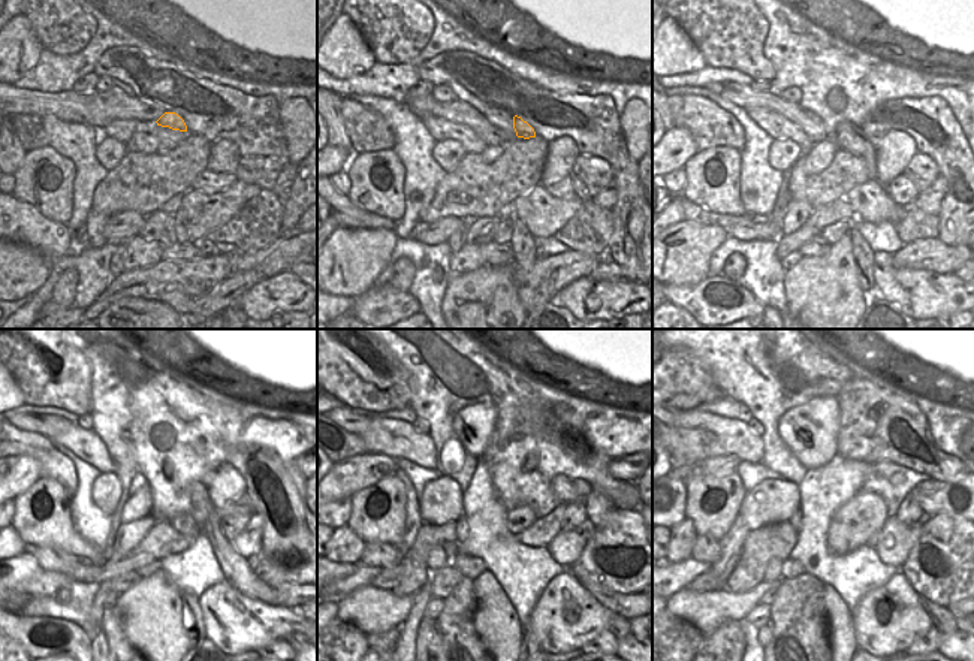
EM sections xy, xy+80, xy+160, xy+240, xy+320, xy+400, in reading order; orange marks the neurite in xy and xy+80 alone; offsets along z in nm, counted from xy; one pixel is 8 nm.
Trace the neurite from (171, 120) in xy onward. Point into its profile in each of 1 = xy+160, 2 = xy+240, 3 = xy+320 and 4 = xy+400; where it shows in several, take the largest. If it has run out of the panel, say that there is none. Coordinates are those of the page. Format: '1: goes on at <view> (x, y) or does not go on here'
1: goes on at xy+160 (874, 133)
2: goes on at xy+240 (208, 476)
3: goes on at xy+320 (561, 486)
4: goes on at xy+400 (956, 497)

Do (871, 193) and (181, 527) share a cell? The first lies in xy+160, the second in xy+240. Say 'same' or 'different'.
same

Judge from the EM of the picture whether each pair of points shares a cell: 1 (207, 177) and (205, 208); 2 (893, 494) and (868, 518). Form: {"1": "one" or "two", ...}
{"1": "two", "2": "two"}

